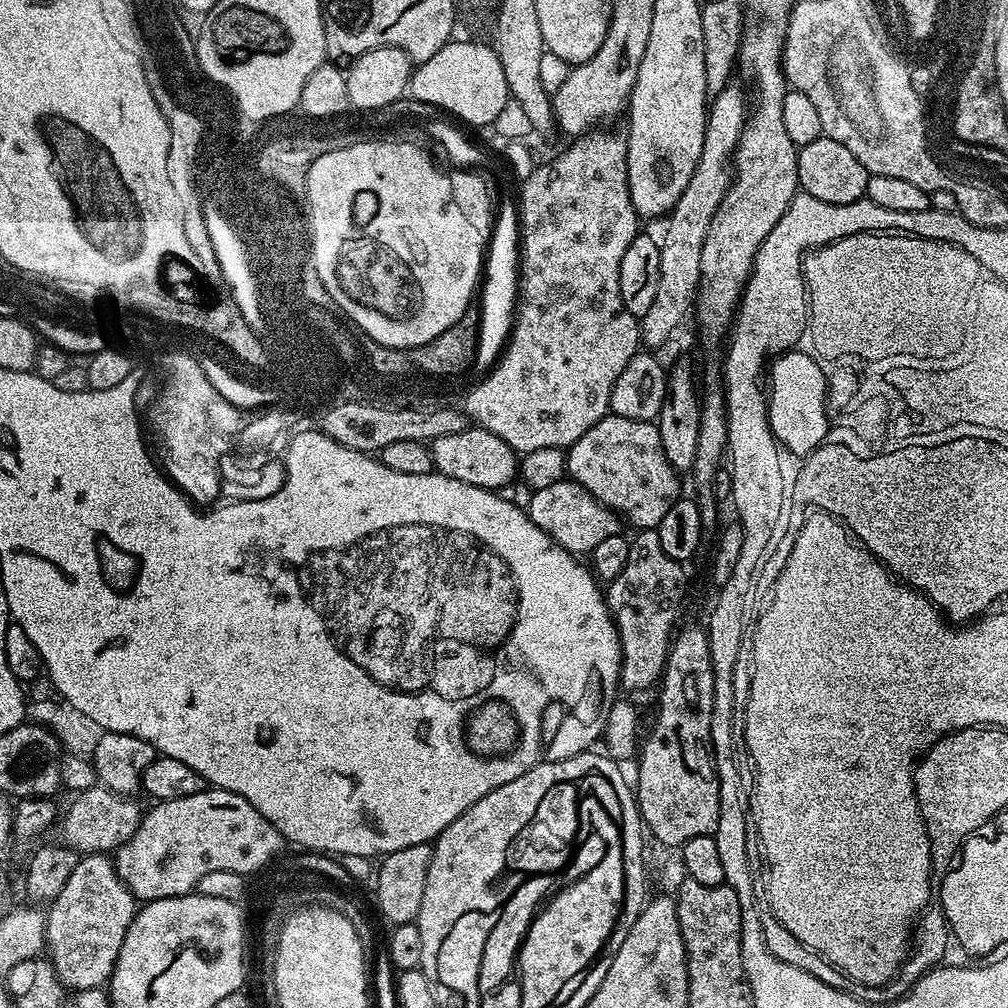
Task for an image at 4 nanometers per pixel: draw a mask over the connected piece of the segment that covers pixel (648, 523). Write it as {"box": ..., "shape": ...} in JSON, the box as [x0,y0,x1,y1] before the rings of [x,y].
{"box":[567,413,681,530],"shape":[[[609,413],[567,449],[567,475],[640,530],[654,530],[681,497],[679,473],[670,466],[653,421],[636,421]]]}

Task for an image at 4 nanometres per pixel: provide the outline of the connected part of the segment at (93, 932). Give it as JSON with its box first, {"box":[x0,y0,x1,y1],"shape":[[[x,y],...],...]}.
{"box":[45,853,138,990],"shape":[[[105,853],[83,855],[50,907],[52,909],[47,909],[45,922],[46,956],[55,966],[61,984],[68,990],[105,987],[112,979],[112,971],[118,962],[118,950],[122,950],[126,930],[130,930],[130,922],[136,916],[138,907],[135,896],[117,874],[113,859]]]}

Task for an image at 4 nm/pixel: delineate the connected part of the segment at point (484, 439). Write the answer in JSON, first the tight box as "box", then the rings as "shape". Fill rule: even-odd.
{"box":[431,426,518,490],"shape":[[[470,426],[465,432],[445,434],[444,437],[431,441],[432,466],[435,471],[442,473],[446,478],[458,478],[458,482],[466,482],[470,486],[478,486],[489,490],[504,490],[504,487],[518,476],[518,454],[498,434],[490,434],[490,430]]]}

